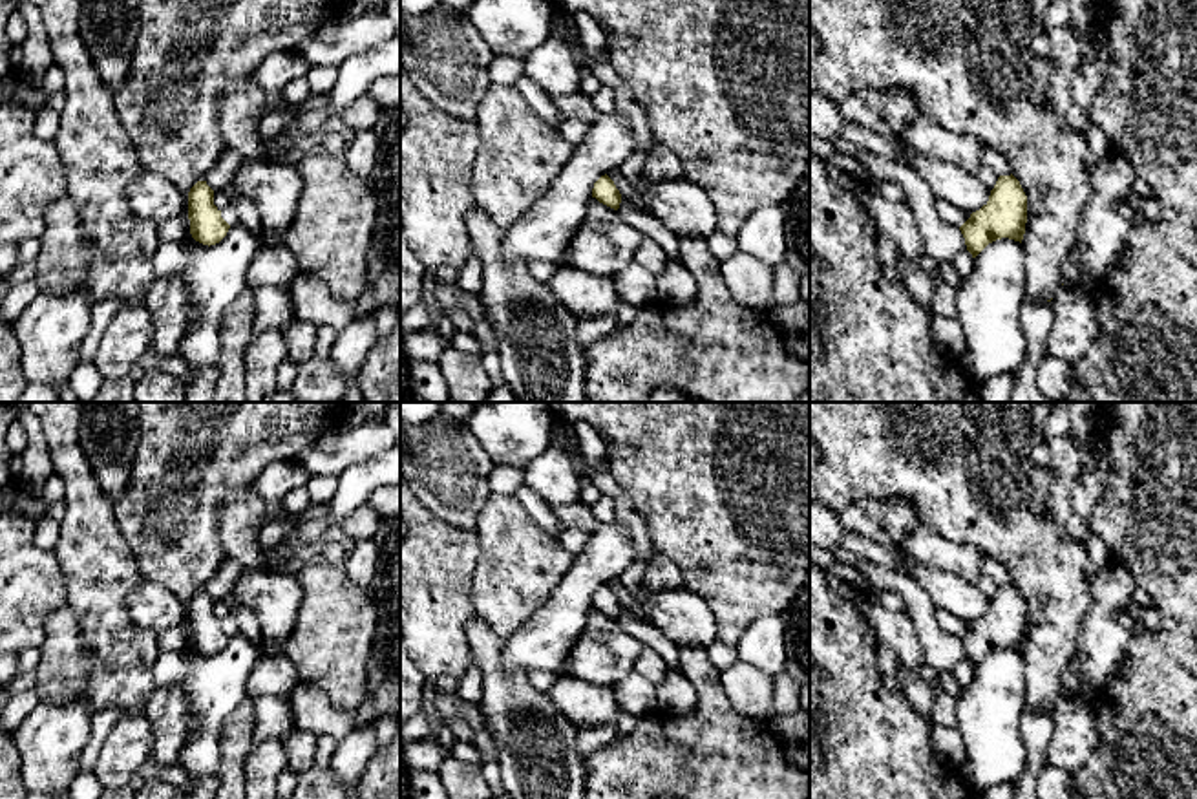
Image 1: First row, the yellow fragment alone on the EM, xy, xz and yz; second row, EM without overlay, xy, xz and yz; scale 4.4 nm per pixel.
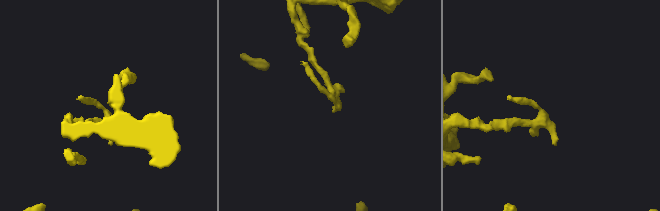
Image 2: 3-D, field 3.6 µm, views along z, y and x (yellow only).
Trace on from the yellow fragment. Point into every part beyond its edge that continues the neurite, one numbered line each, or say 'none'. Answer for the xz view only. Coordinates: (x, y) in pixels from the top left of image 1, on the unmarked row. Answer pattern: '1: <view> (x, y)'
none

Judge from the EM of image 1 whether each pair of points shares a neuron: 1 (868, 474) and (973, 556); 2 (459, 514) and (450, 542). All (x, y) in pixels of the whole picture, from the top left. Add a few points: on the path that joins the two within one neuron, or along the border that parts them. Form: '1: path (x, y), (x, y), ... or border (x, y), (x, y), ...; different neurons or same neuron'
1: border (923, 523), (945, 538), (974, 545), (984, 554); different neurons
2: border (421, 501), (448, 523), (474, 529); different neurons

